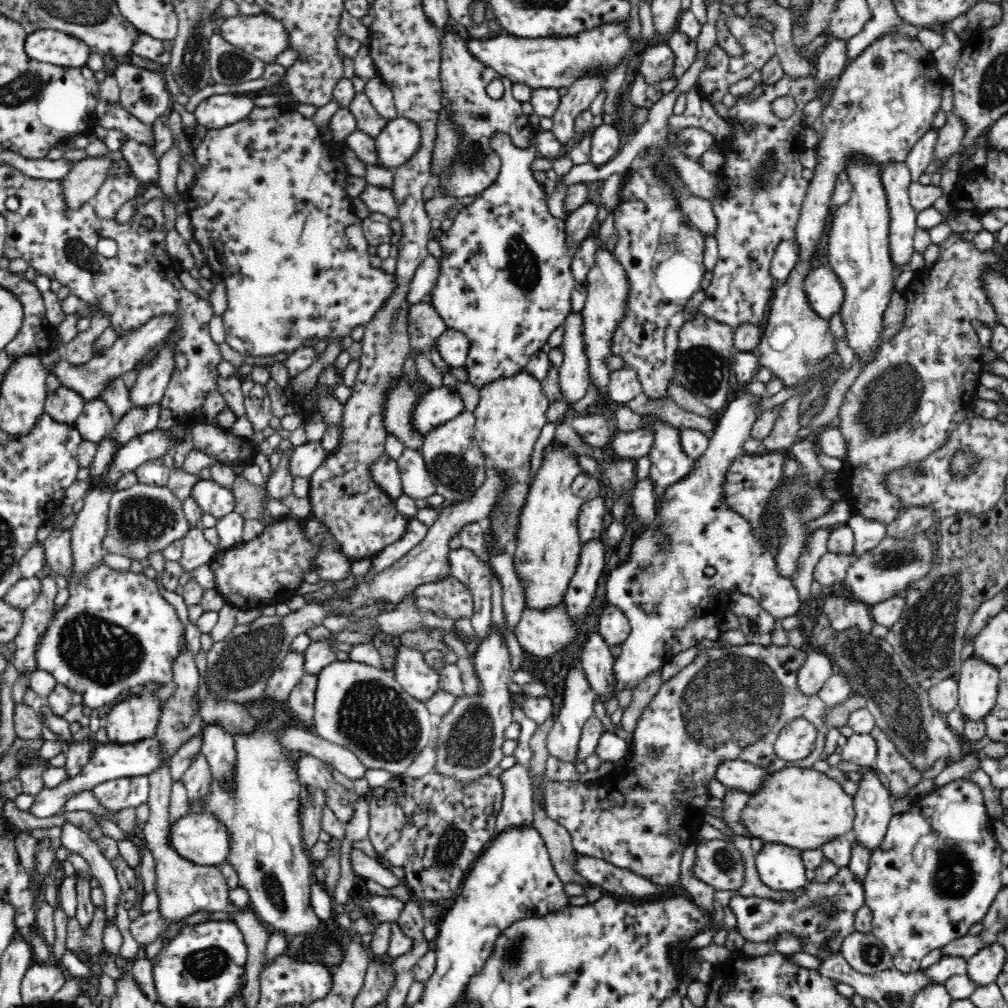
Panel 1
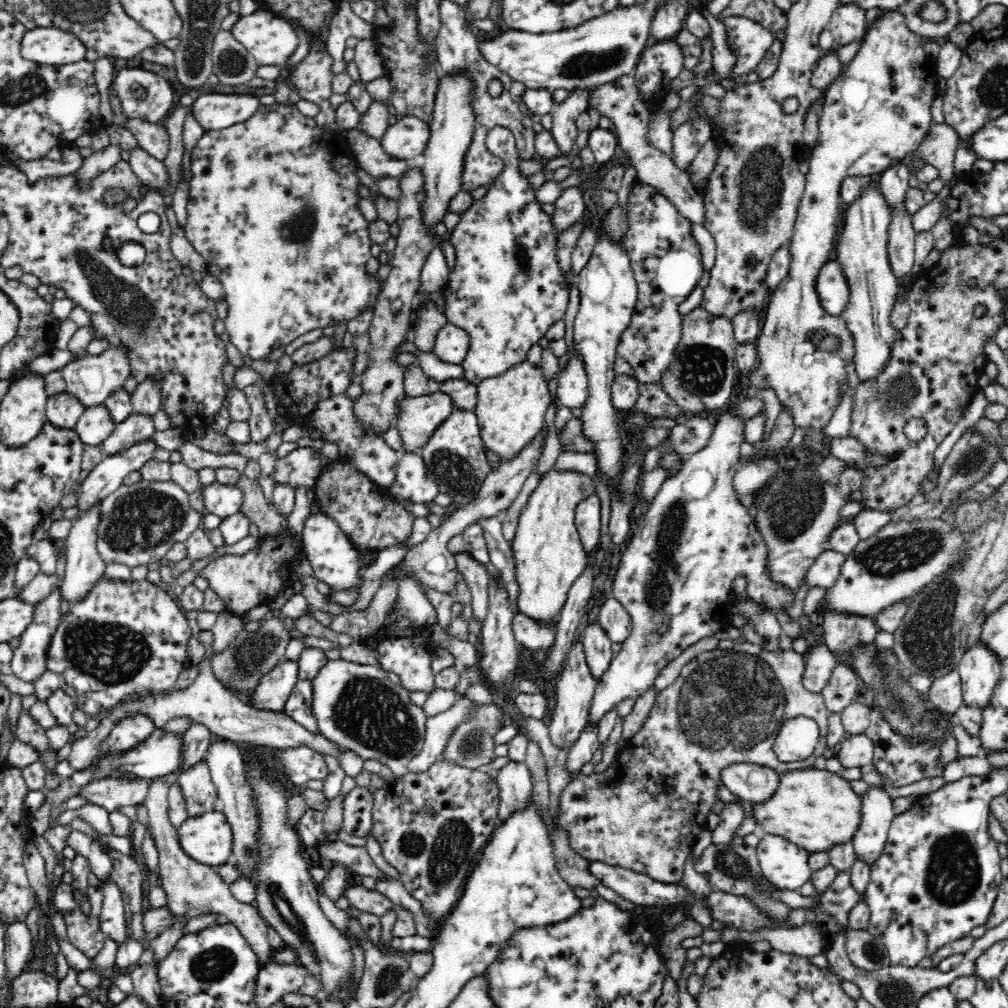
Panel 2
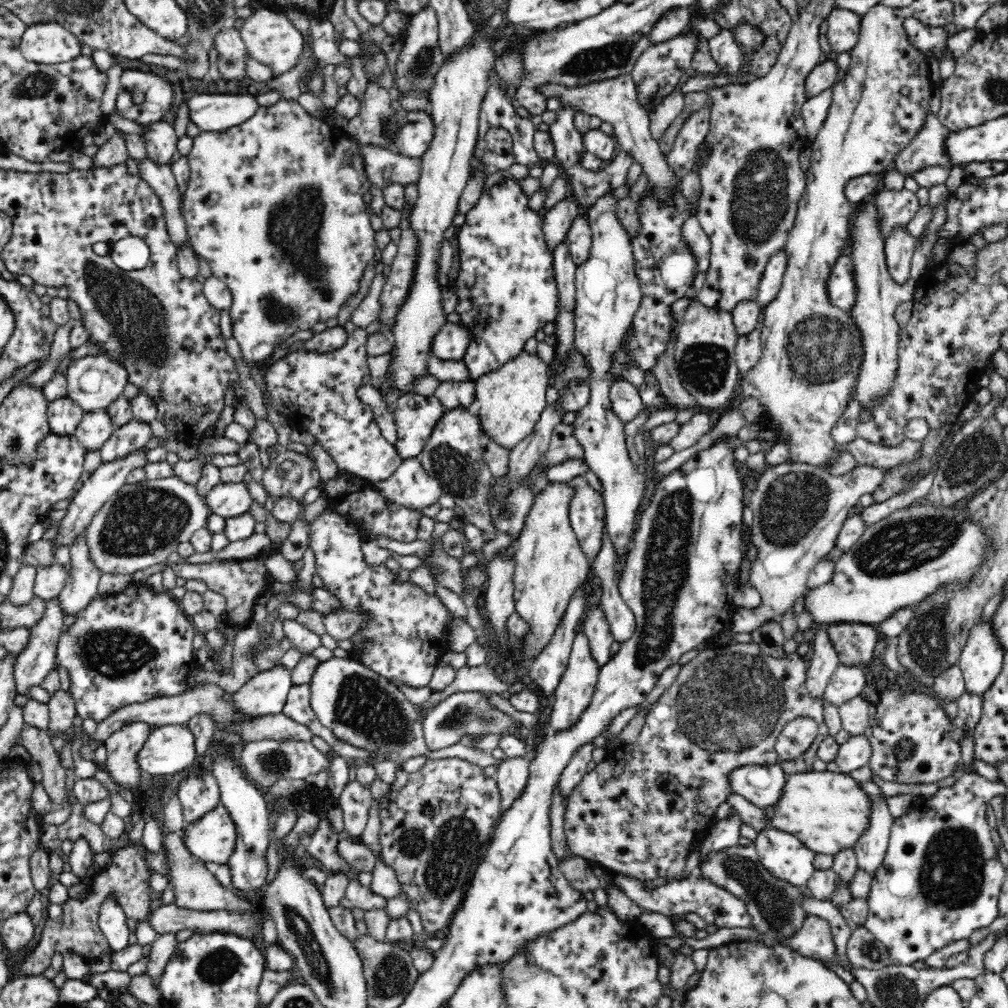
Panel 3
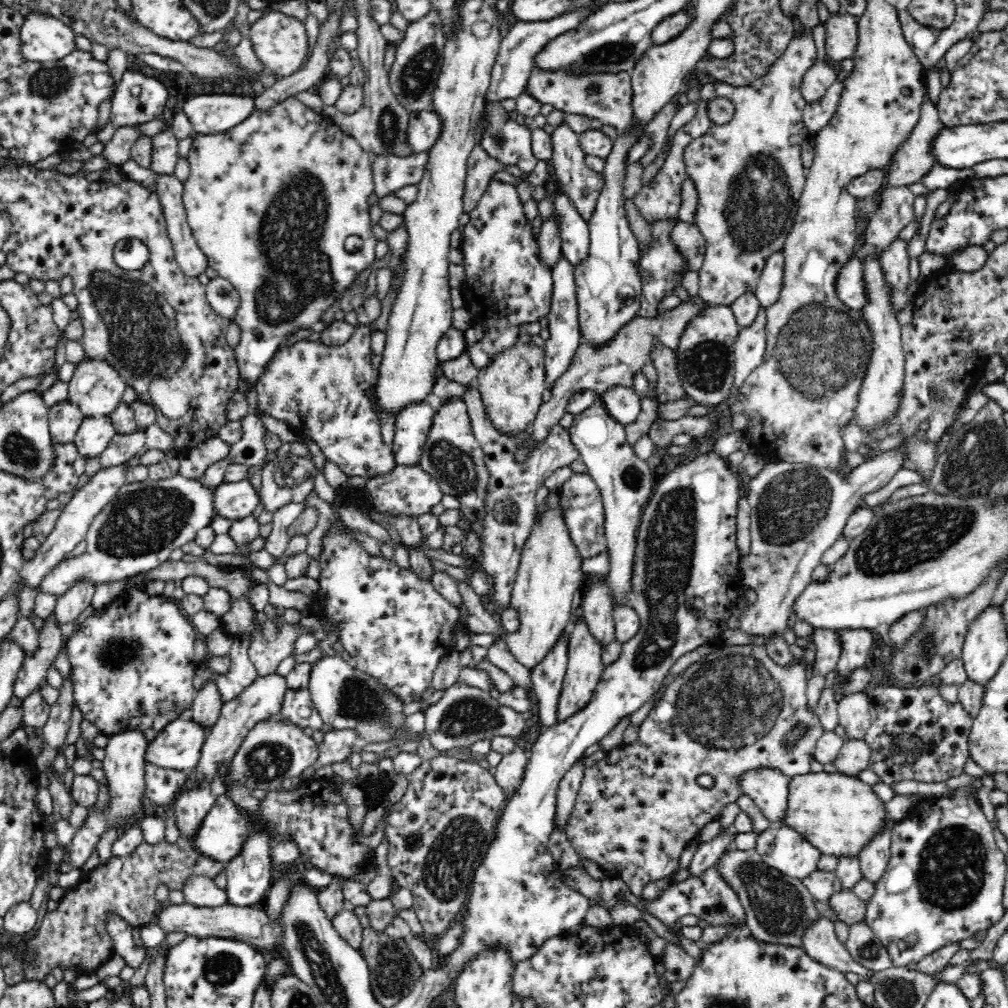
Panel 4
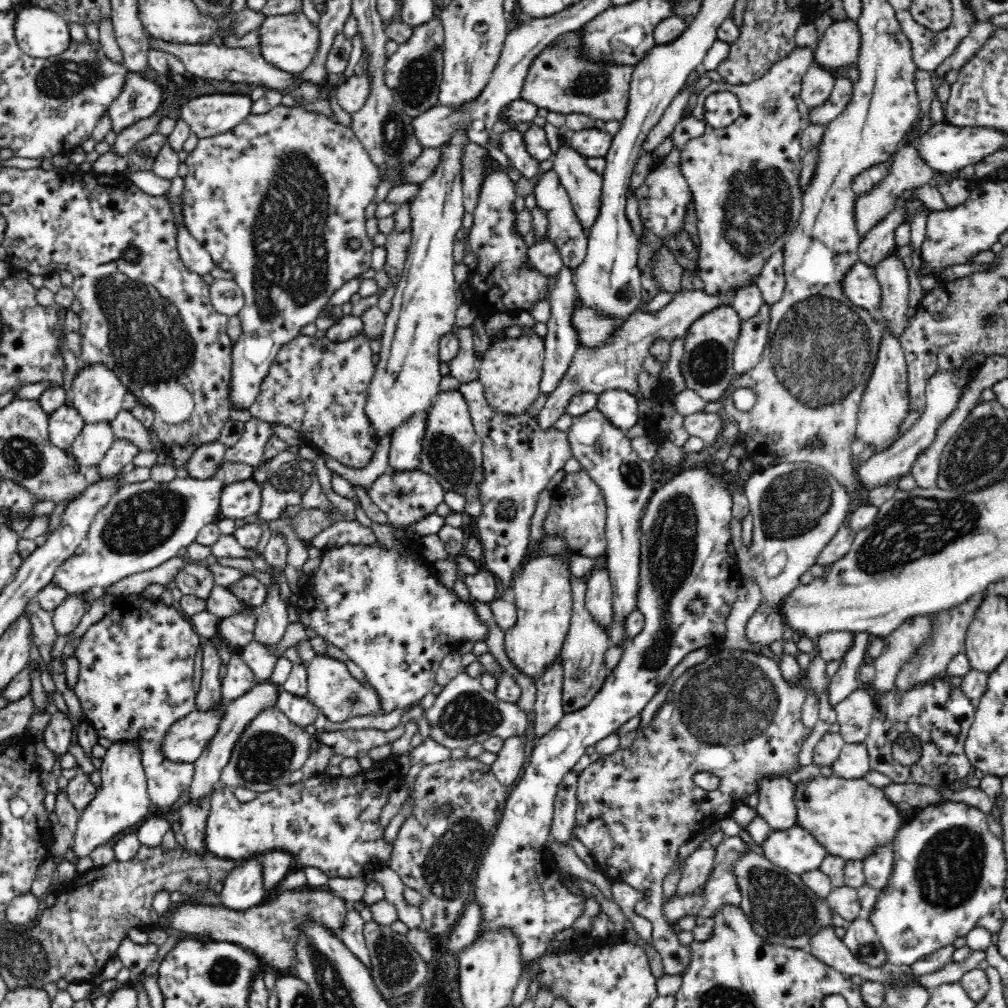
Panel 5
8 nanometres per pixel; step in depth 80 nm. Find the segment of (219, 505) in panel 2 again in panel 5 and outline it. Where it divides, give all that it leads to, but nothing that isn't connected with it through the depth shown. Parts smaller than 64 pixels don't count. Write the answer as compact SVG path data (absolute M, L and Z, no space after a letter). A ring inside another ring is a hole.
M254 479L225 484L220 492L220 512L234 521L256 514L261 502L260 484Z

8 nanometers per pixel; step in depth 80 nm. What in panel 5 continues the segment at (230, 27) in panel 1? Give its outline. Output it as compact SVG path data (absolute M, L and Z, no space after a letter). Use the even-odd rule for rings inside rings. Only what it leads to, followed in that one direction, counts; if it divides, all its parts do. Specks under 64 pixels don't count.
M302 11L295 14L267 16L256 30L260 30L262 40L256 50L261 53L267 64L278 68L281 72L298 75L312 63L312 58L318 55L316 46L318 27L312 26Z

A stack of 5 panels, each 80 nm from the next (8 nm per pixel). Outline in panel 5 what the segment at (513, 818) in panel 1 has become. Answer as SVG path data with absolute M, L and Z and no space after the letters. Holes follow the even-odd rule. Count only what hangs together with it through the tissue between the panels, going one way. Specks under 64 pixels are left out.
M513 736L501 741L501 747L496 751L496 760L491 764L496 779L505 787L514 784L526 765L526 752L520 737Z

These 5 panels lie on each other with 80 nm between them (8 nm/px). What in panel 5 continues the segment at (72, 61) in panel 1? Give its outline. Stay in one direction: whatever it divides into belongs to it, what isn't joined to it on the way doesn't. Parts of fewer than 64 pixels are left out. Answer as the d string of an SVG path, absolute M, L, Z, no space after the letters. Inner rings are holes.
M18 9L14 34L19 49L34 59L48 59L66 52L72 42L69 24L48 9Z

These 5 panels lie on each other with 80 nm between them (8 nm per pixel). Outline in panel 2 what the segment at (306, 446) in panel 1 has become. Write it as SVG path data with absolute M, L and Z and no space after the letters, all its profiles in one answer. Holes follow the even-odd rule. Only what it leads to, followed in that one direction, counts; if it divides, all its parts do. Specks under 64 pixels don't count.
M297 447L275 462L275 482L287 482L295 489L298 486L314 486L323 470L321 451L312 447Z

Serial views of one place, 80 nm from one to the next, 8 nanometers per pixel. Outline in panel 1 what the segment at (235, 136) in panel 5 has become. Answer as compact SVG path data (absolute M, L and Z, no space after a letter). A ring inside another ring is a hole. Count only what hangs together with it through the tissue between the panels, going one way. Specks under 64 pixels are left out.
M278 104L274 108L254 108L252 112L237 124L225 128L208 129L206 138L196 148L196 182L188 189L184 196L188 216L194 229L194 240L201 246L205 256L205 264L210 266L214 276L226 285L227 308L221 314L224 329L226 330L225 342L241 355L248 356L273 356L278 352L292 354L294 351L306 347L307 341L322 341L330 343L335 339L341 340L352 336L356 328L366 330L377 312L397 289L397 277L385 273L381 267L370 264L368 246L370 242L360 226L361 218L355 213L354 205L346 192L346 180L349 172L344 164L342 153L338 151L338 143L334 141L332 147L324 147L320 141L320 131L311 118L304 118L296 109Z

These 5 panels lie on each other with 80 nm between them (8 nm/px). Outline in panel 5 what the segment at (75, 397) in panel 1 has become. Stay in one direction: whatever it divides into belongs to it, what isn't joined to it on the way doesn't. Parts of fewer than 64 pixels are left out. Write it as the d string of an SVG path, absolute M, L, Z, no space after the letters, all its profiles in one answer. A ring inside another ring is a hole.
M65 403L49 414L49 439L54 446L68 449L80 434L85 420L72 405Z

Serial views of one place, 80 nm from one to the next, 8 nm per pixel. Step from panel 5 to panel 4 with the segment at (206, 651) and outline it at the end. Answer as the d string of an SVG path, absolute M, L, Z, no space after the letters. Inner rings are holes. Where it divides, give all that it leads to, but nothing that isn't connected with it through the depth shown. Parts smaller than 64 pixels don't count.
M216 684L202 686L192 702L192 711L189 714L192 723L198 724L208 734L220 716L223 703Z

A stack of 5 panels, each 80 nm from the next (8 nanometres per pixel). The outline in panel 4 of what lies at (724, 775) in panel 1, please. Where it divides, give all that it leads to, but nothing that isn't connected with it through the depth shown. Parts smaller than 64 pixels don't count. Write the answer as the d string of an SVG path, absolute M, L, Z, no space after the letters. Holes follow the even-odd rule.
M754 768L746 770L738 778L742 794L750 797L764 817L779 826L786 817L788 805L788 784L790 777L777 768Z

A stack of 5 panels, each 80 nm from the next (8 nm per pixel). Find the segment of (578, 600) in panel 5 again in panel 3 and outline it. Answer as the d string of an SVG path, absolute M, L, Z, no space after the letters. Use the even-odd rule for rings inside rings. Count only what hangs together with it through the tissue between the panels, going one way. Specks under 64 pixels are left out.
M580 630L576 633L568 659L567 668L561 677L560 683L553 695L553 707L550 715L549 728L555 733L556 731L568 730L583 715L588 708L593 692L599 678L599 667L595 664L590 649L588 649L588 639Z

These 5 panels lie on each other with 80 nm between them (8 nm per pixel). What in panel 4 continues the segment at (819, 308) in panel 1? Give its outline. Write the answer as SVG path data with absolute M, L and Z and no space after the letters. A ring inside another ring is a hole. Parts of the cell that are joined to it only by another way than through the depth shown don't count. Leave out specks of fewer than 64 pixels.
M850 256L846 260L846 264L842 264L836 282L836 297L848 305L850 309L860 309L866 302L866 287L862 281L862 263L856 256Z

